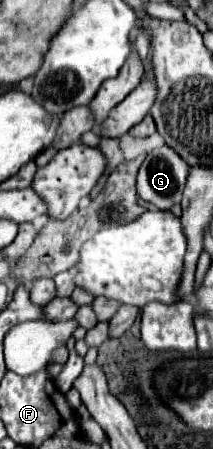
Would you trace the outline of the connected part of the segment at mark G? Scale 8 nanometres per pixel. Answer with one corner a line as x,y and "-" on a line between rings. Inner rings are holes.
168,145
152,149
136,177
140,199
156,209
168,211
182,199
188,169
186,161
182,161
182,157
178,157
178,153

